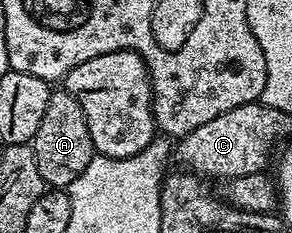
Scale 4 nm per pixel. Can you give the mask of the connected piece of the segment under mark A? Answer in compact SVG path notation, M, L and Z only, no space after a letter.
M58 90L49 95L46 113L30 145L37 157L38 172L47 187L67 188L86 170L95 150L90 140L89 126L85 122L85 113L71 93Z

